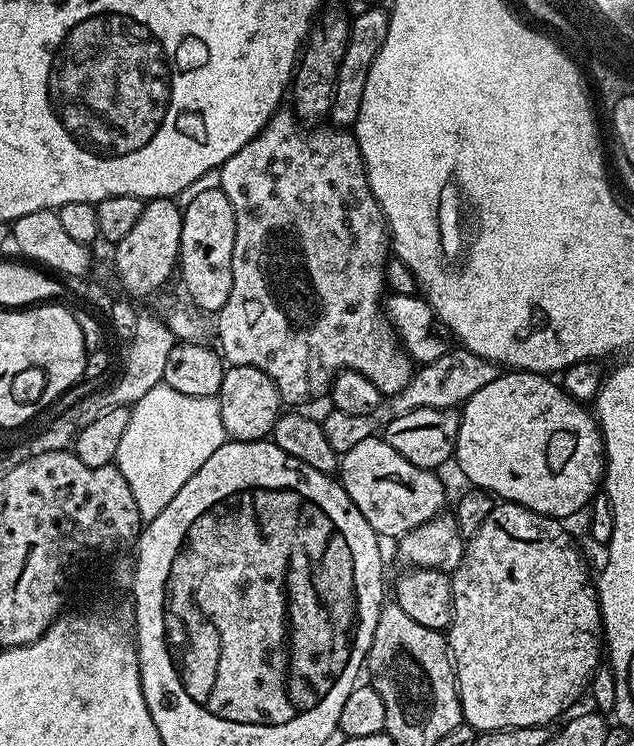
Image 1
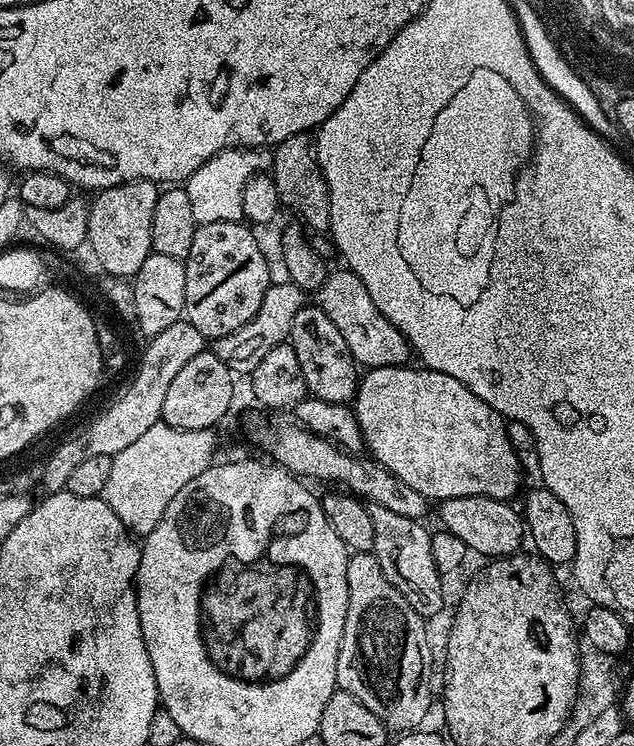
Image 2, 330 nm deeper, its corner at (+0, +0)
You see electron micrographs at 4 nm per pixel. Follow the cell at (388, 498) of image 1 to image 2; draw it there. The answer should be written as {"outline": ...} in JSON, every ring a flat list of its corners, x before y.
{"outline":[[463,496,439,501,440,520,443,531,454,534,466,542,469,553,476,552,483,558,515,556,521,551,520,543,526,540,526,525,521,513,512,509,506,500,495,500,485,496]]}

